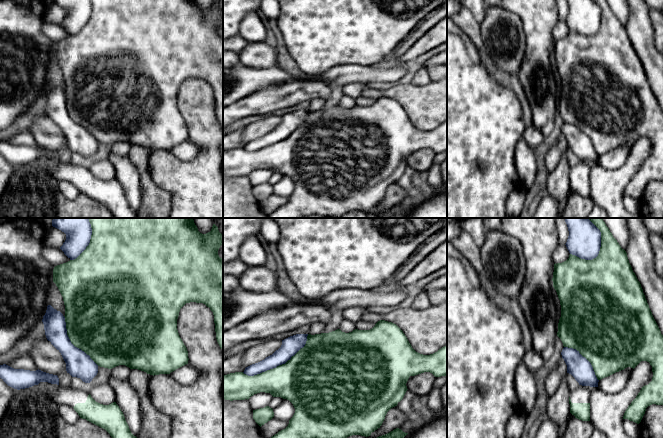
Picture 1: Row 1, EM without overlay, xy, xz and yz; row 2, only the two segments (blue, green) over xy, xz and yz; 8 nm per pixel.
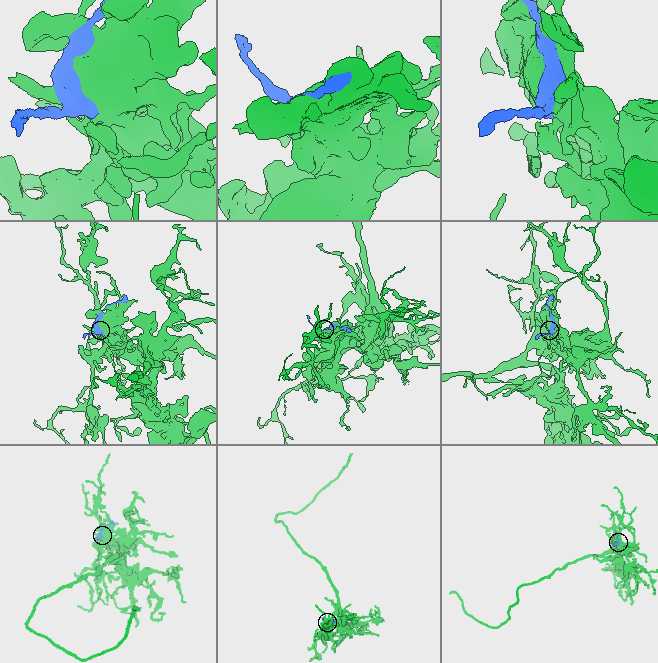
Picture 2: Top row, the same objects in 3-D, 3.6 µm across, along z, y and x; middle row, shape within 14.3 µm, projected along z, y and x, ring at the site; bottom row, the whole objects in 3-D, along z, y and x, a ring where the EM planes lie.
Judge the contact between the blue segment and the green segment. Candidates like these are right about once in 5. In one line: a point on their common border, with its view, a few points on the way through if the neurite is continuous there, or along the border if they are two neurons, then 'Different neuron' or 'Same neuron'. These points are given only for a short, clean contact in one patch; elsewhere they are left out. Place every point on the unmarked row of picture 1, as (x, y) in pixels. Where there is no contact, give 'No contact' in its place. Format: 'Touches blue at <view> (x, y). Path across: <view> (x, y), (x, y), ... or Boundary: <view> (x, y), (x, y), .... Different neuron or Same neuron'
Touches blue at xz (278, 141). Same neuron

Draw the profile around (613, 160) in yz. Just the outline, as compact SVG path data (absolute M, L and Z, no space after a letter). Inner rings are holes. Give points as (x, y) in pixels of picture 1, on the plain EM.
M627 143L624 146L616 148L608 153L605 153L598 158L598 163L606 170L616 170L625 163L633 144Z

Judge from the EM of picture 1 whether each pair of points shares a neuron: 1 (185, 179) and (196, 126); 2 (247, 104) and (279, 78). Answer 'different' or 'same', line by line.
1: same
2: different

